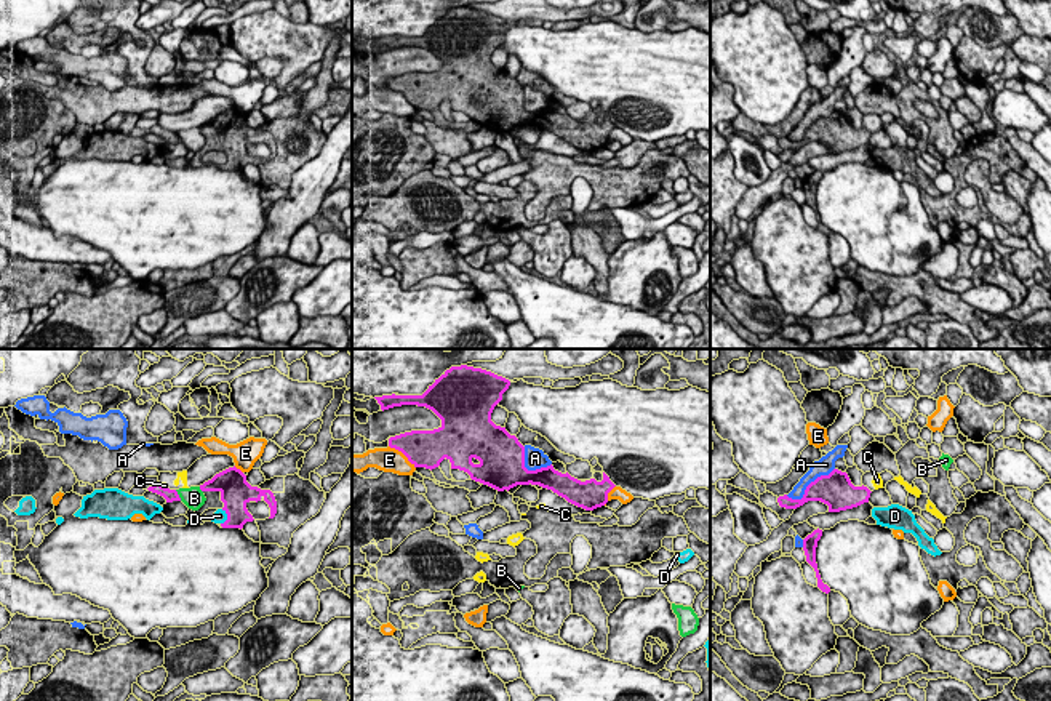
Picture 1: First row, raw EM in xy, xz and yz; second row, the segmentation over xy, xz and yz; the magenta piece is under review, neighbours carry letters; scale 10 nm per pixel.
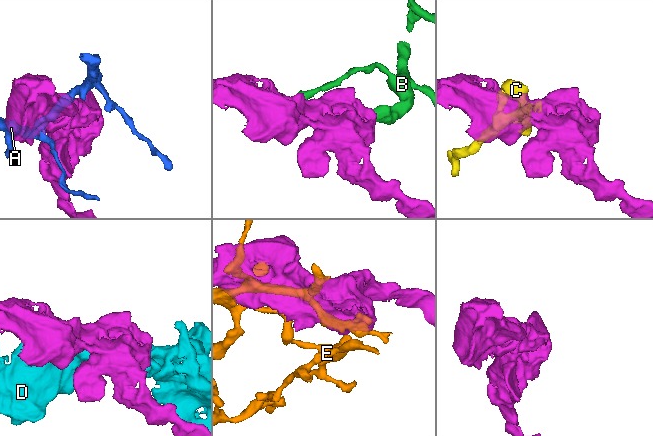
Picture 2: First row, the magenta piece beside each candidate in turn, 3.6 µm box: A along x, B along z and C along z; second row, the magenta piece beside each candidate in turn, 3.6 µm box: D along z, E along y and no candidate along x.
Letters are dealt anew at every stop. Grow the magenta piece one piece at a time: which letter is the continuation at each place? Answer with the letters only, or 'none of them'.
none of them

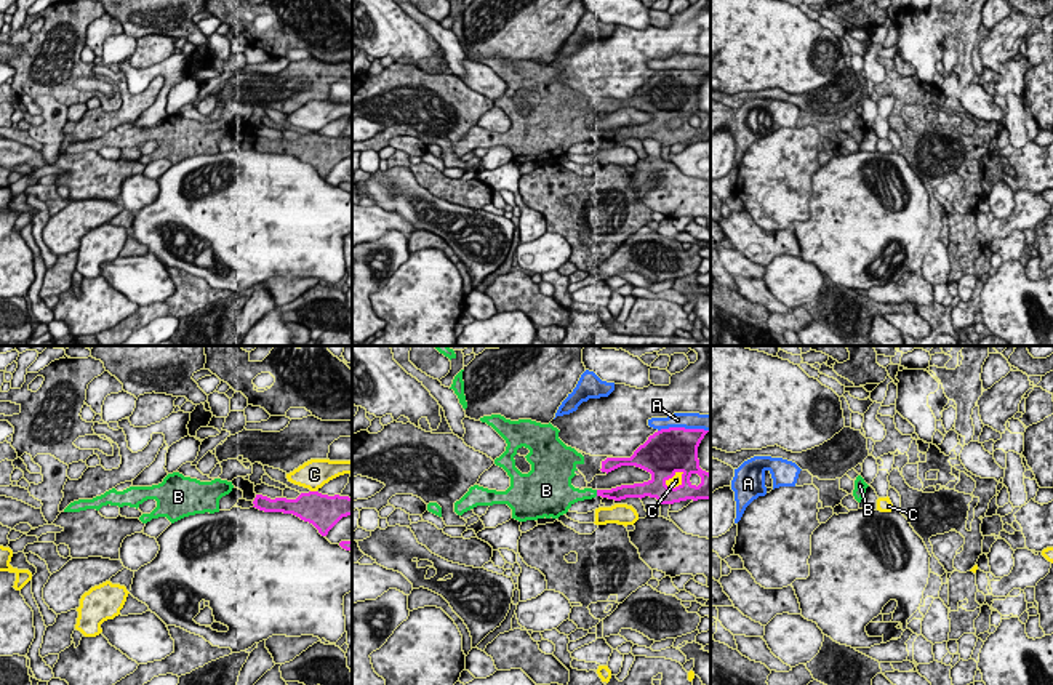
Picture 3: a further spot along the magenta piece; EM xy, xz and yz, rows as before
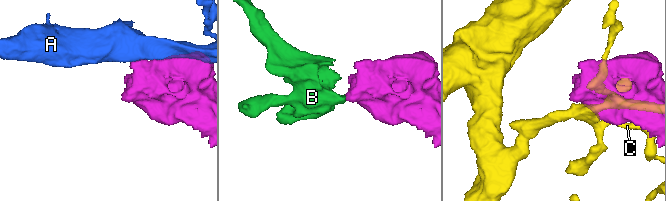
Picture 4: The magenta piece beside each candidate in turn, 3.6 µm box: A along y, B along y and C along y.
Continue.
B

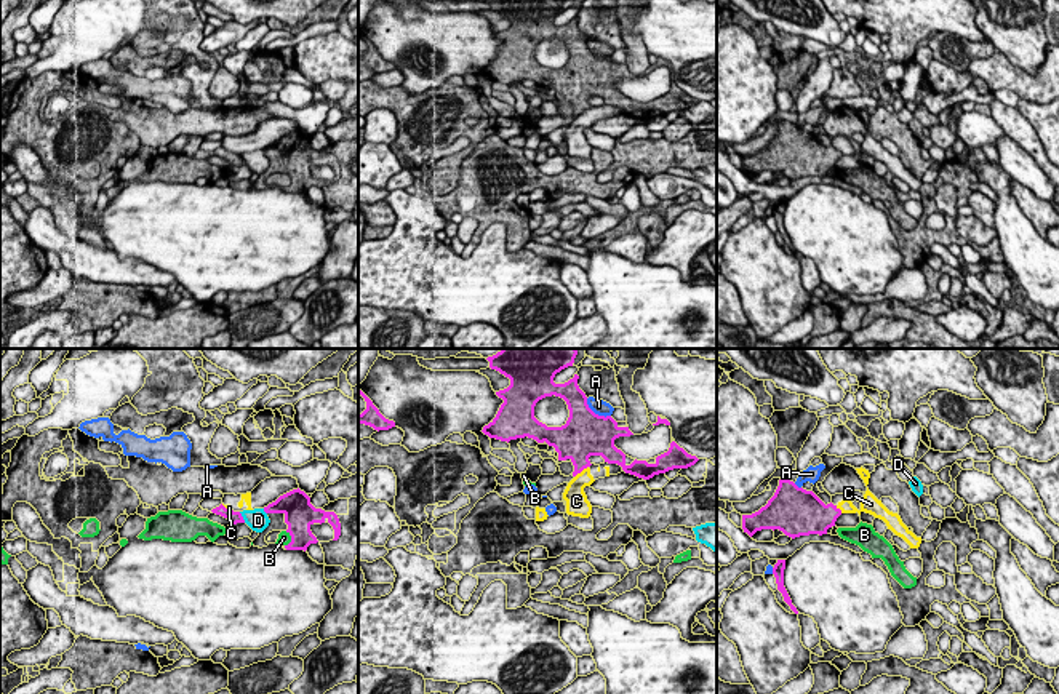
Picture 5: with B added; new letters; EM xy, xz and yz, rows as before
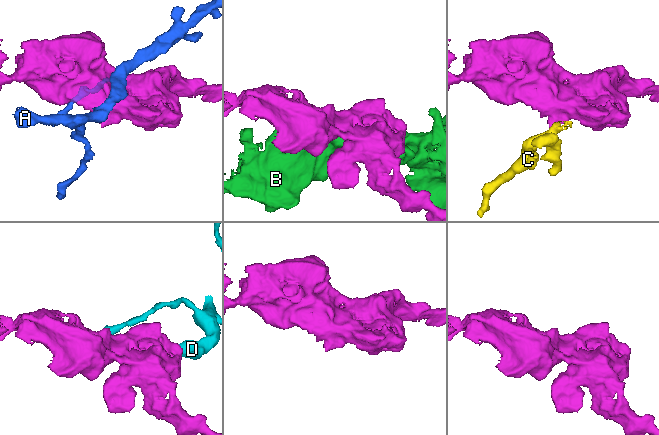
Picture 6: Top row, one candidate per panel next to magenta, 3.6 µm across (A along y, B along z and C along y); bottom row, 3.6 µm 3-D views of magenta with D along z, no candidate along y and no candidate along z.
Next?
none of them

